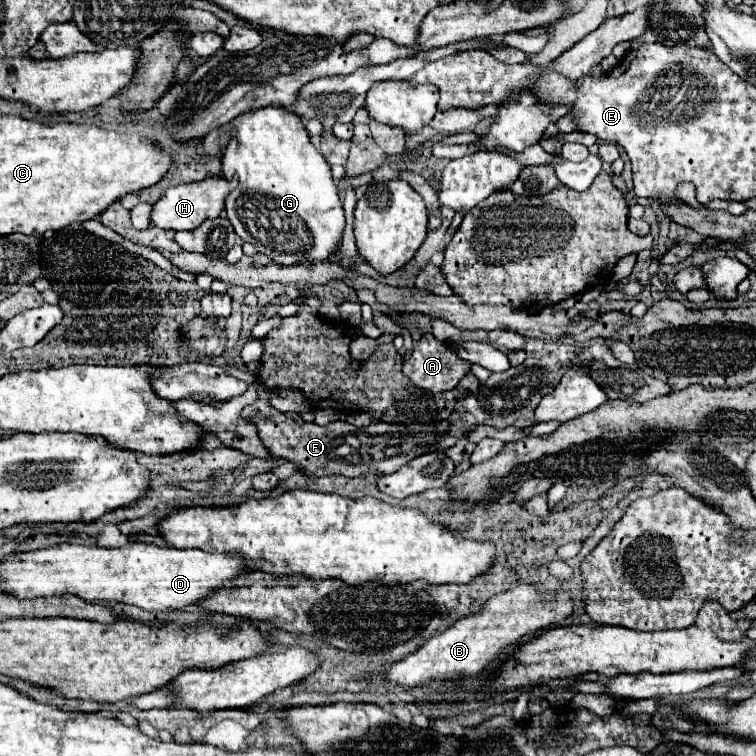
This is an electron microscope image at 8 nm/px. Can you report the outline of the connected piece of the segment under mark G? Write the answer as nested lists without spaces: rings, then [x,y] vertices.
[[[265,106],[235,118],[225,126],[231,130],[231,140],[221,156],[223,176],[227,180],[239,178],[237,188],[225,200],[225,212],[235,228],[235,234],[257,248],[257,252],[269,256],[279,266],[307,264],[309,260],[329,260],[343,238],[345,214],[339,198],[337,184],[333,182],[331,168],[321,152],[311,144],[309,134],[299,116],[289,114],[283,106]]]

